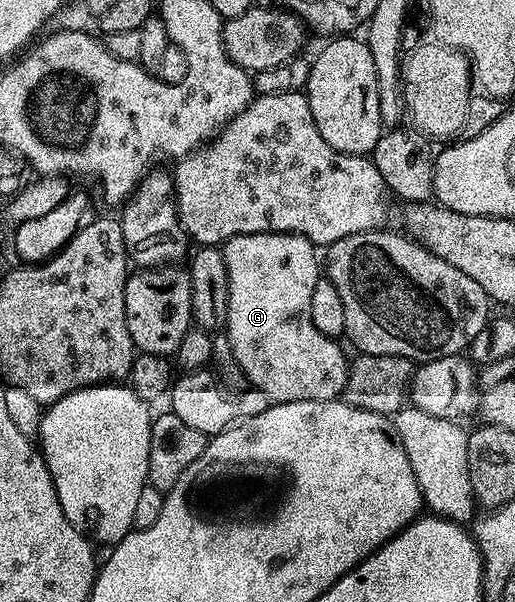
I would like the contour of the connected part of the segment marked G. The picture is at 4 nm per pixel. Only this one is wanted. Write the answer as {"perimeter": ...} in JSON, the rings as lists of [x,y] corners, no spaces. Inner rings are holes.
{"perimeter":[[[265,231],[255,235],[237,235],[224,244],[224,254],[226,257],[226,282],[225,286],[230,287],[230,292],[224,295],[224,327],[226,323],[226,335],[230,338],[230,351],[234,354],[234,359],[238,362],[240,370],[246,374],[246,379],[250,382],[251,388],[263,391],[267,400],[274,403],[287,403],[288,401],[324,401],[325,399],[339,398],[345,392],[350,363],[346,355],[342,352],[341,342],[338,339],[330,339],[316,325],[312,325],[312,289],[316,289],[320,278],[320,255],[317,255],[315,244],[302,235],[288,235],[284,231]]]}

